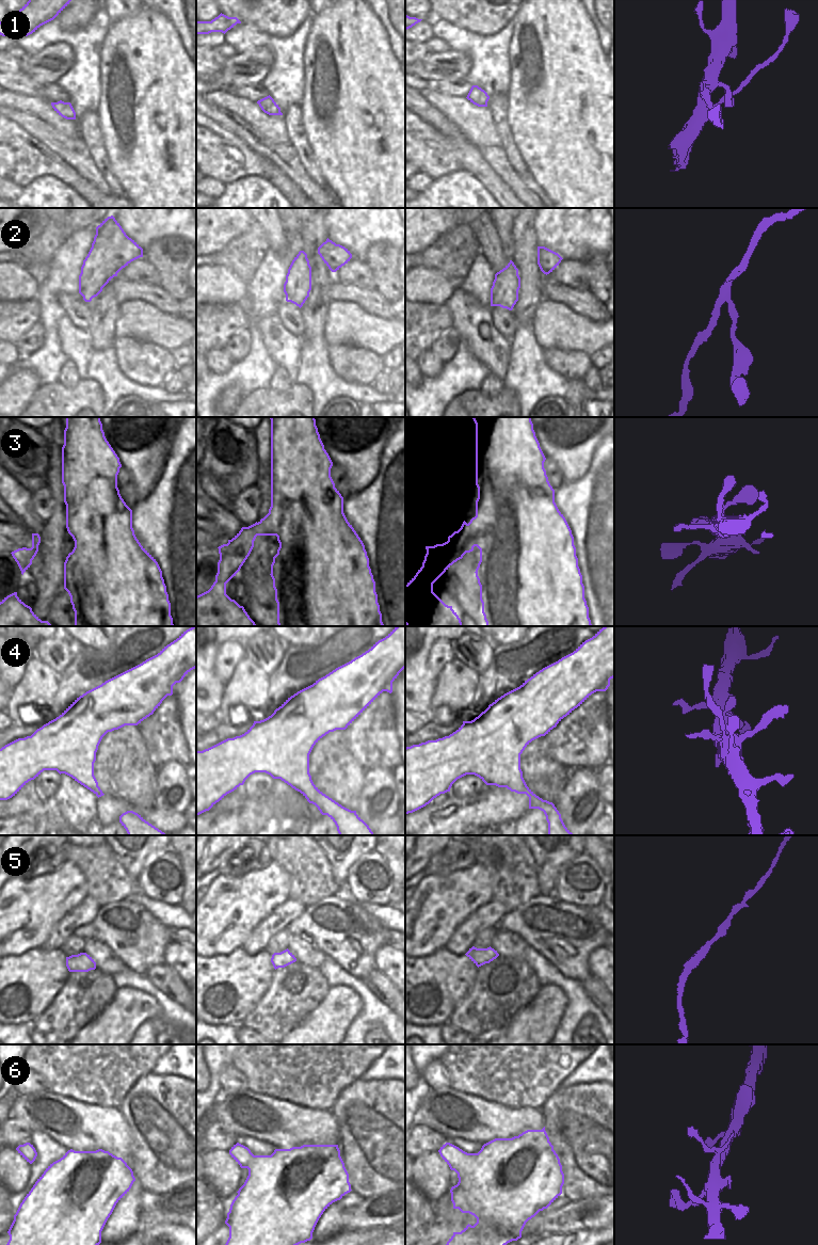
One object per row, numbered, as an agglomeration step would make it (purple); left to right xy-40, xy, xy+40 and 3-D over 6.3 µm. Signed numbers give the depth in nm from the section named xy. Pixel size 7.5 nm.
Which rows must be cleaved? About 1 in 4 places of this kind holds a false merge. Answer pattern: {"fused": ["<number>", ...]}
{"fused": []}

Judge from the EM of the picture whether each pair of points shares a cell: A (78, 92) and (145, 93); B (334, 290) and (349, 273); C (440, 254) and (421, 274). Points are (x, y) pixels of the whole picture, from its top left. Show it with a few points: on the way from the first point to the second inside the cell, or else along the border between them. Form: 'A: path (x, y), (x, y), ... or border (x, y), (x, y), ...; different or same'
A: border (99, 67), (100, 96), (99, 107), (96, 112); different
B: border (336, 278), (340, 282), (352, 282), (365, 287); different
C: border (420, 265), (437, 269), (449, 280); different

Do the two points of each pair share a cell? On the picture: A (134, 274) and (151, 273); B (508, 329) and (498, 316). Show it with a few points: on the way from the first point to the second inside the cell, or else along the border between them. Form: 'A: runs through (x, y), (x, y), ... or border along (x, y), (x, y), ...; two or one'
A: runs through (139, 273), (147, 273); one
B: runs through (504, 325), (501, 319); one

